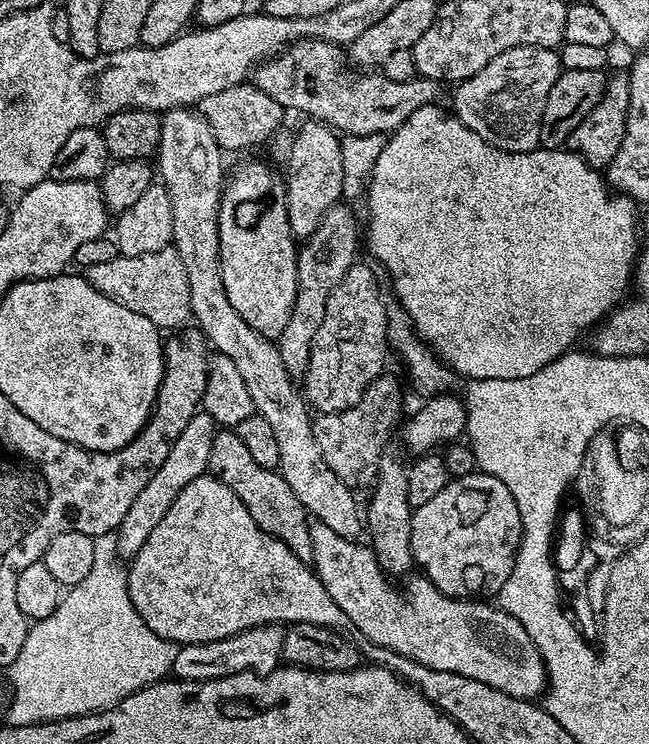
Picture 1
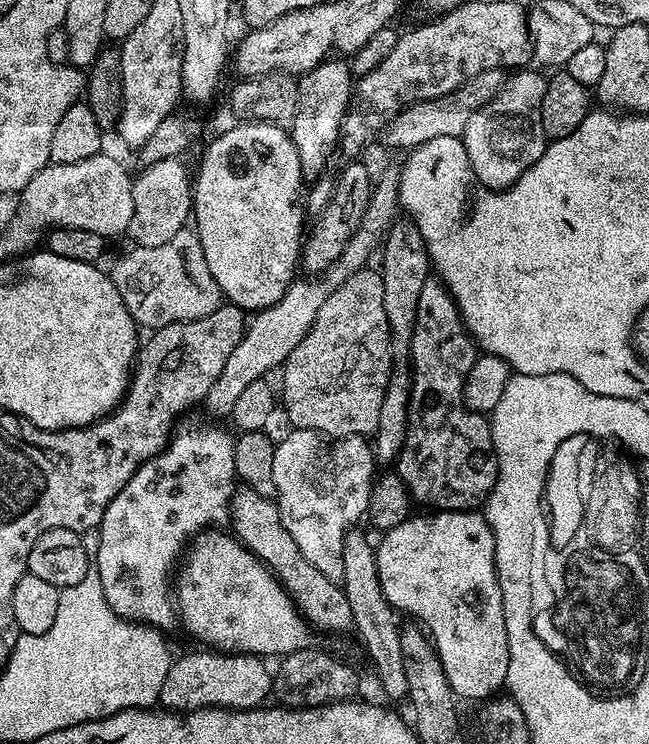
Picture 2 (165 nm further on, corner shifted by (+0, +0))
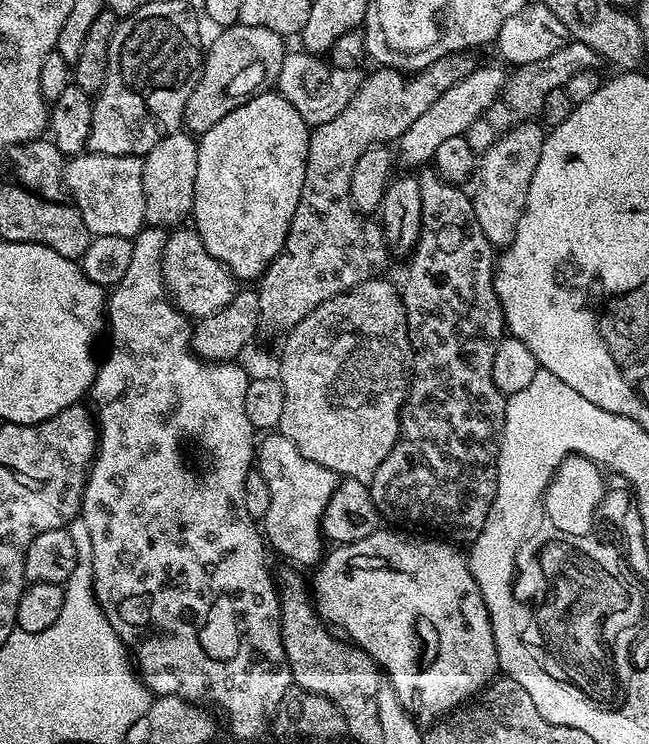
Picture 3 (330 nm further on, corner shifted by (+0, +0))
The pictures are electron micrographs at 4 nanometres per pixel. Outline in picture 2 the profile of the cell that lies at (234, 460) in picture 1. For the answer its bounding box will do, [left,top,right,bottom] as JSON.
[228,486,352,633]

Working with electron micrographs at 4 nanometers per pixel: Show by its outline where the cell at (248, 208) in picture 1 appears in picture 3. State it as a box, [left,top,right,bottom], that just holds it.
[190,90,310,281]

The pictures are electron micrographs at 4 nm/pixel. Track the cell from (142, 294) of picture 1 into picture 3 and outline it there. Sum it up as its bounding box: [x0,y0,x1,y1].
[162,226,238,318]

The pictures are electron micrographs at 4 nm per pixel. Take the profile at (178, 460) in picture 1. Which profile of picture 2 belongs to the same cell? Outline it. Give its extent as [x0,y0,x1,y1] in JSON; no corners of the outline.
[203,168,400,418]

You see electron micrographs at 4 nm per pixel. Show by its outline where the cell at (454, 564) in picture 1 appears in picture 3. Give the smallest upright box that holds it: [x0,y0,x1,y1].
[310,530,500,726]

